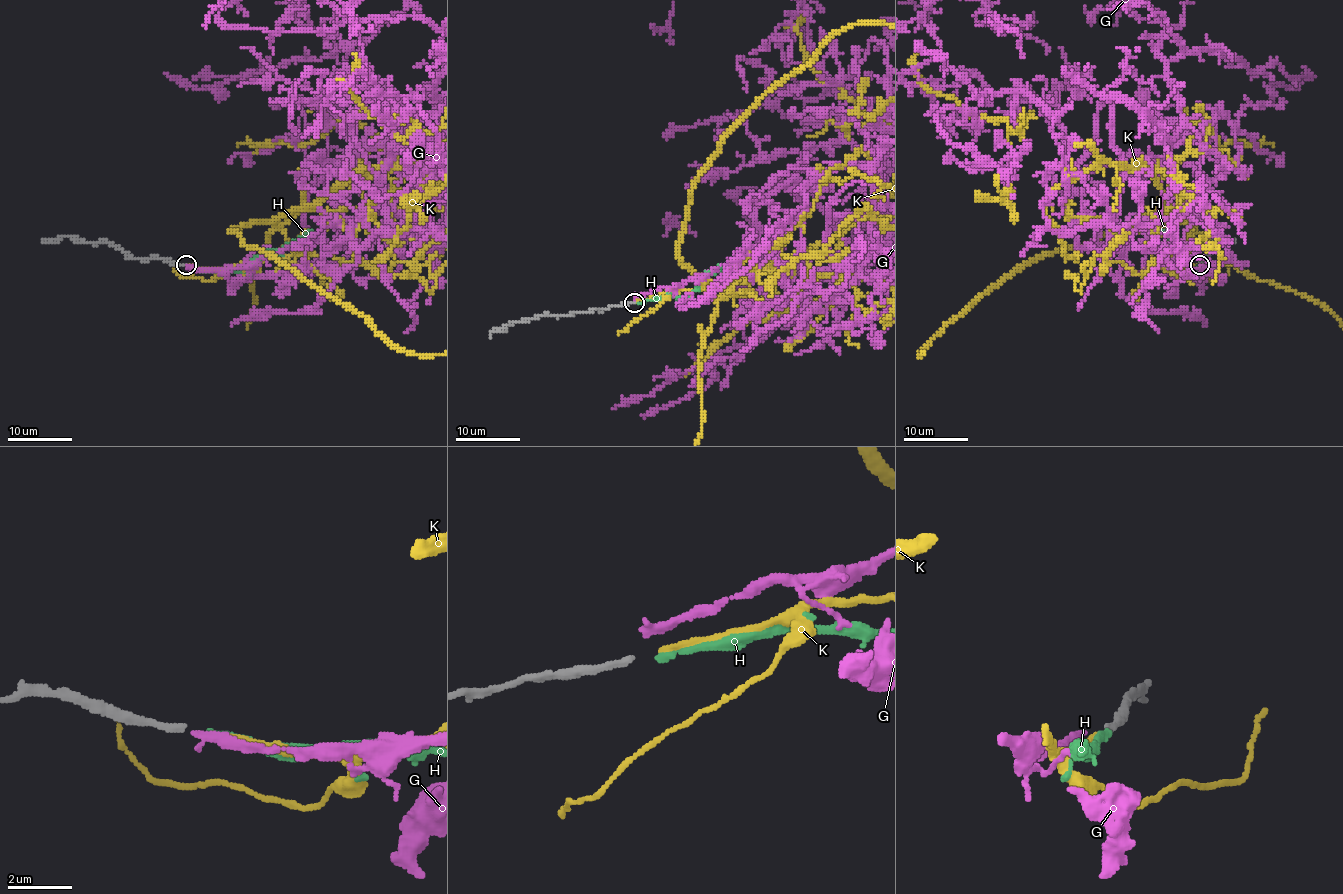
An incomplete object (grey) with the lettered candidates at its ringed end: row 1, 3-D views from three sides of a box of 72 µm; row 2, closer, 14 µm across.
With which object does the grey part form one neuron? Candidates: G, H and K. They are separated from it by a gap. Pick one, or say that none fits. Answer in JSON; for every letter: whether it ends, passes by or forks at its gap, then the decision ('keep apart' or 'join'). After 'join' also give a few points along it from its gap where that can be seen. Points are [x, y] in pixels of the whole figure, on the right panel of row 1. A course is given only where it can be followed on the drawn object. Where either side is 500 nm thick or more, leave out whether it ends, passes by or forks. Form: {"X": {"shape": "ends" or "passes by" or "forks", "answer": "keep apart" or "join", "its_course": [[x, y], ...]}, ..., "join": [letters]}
{"G": {"shape": "ends", "answer": "keep apart"}, "H": {"shape": "ends", "answer": "keep apart"}, "K": {"shape": "ends", "answer": "join"}, "join": ["K"]}

